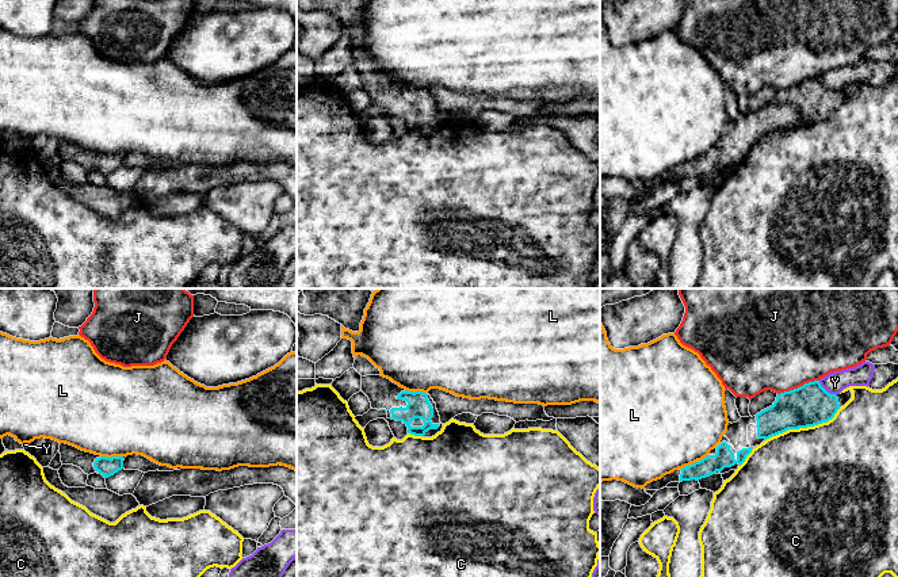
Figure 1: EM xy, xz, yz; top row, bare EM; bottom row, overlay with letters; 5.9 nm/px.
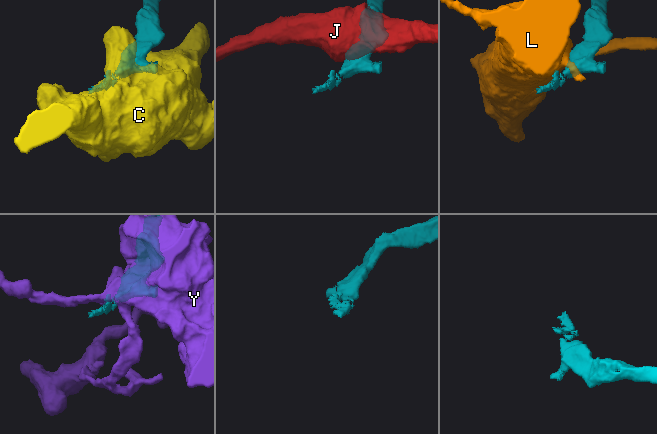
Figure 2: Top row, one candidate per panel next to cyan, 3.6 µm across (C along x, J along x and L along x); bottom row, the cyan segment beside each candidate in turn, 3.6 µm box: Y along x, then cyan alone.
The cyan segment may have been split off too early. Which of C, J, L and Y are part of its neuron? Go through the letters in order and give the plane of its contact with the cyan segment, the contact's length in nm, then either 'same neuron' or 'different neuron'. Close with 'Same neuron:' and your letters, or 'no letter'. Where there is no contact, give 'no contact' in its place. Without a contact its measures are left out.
C: yz | 480 nm | different neuron
J: yz | 260 nm | different neuron
L: xy | 140 nm | different neuron
Y: yz | 140 nm | different neuron
Same neuron: no letter

